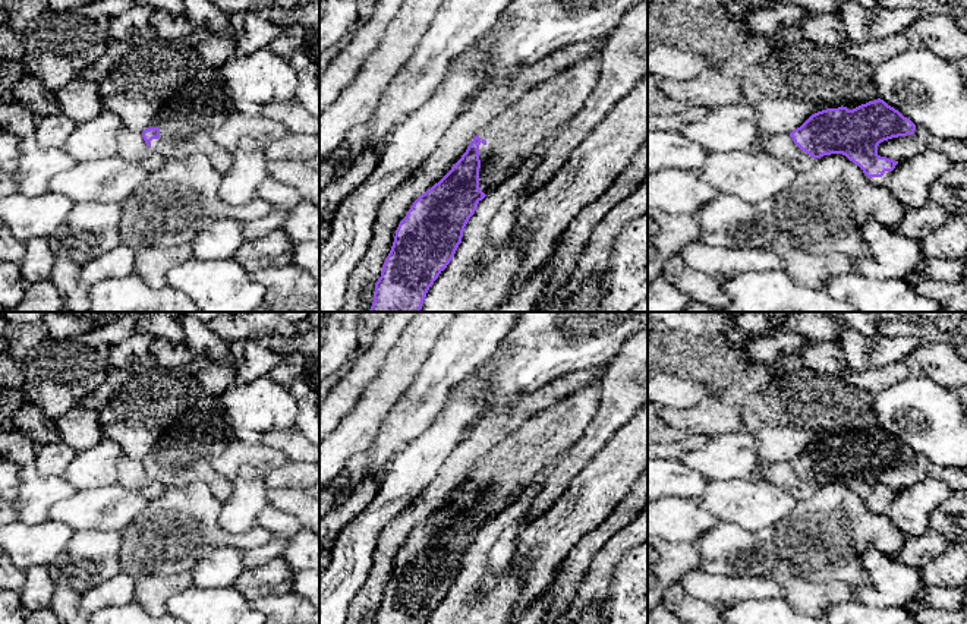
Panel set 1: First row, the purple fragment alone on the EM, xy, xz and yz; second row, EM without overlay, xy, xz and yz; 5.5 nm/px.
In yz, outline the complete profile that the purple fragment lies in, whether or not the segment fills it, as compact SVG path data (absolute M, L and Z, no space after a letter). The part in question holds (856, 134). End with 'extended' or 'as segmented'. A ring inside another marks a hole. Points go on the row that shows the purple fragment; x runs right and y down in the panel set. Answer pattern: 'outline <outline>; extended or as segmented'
outline M878 98L869 103L851 103L838 108L826 108L812 114L800 127L794 129L790 136L794 144L812 158L820 158L831 154L842 154L878 186L886 186L891 173L898 161L881 157L878 145L883 141L913 135L916 125L904 117L898 110Z; extended

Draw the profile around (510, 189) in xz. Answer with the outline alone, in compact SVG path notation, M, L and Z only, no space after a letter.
M564 127L542 139L532 157L507 182L479 201L469 218L462 243L453 259L429 287L420 312L489 312L508 290L526 250L526 237L516 221L510 237L497 248L494 258L473 268L485 258L489 245L489 224L505 201L517 199L530 180L536 164Z

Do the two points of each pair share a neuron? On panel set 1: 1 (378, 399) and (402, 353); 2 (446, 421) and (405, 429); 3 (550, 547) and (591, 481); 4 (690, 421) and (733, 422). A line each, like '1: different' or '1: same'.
1: same
2: different
3: same
4: same

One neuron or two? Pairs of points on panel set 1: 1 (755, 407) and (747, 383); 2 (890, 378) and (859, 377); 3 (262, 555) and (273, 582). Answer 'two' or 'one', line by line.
1: two
2: one
3: two

